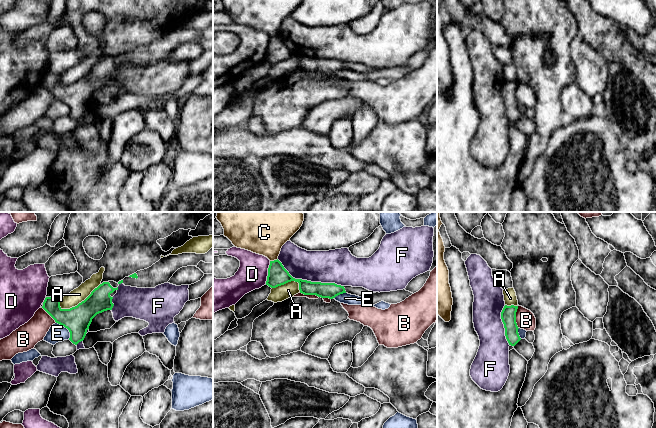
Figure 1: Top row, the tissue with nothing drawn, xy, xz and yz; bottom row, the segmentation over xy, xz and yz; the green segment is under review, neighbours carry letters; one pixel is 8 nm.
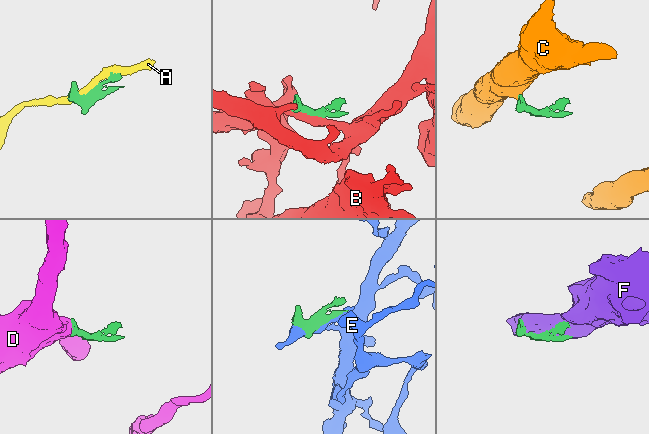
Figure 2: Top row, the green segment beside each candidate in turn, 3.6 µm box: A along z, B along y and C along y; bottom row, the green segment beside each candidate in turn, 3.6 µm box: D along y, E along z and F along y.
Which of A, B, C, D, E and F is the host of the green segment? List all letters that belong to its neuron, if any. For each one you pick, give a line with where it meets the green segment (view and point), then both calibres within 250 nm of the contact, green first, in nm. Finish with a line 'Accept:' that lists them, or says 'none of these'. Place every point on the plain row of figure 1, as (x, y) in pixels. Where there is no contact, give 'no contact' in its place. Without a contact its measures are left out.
Accept: none of these

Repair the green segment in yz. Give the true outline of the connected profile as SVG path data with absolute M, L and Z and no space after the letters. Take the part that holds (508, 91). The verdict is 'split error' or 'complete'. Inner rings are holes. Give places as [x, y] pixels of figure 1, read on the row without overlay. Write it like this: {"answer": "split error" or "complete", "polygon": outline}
{"answer": "split error", "polygon": "M505 81L501 88L501 95L504 100L505 112L509 121L513 122L520 131L529 137L532 134L535 125L532 119L529 119L526 115L521 115L519 112L519 104L516 99L517 85L518 82Z"}

